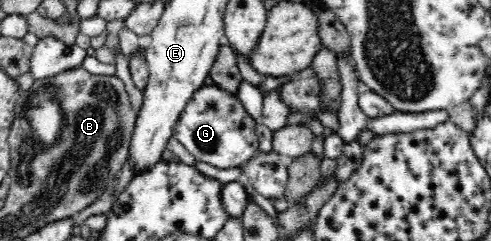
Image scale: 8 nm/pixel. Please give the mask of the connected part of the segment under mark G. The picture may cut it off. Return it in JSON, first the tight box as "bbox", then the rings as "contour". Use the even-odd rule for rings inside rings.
{"bbox":[172,84,260,169],"contour":[[[204,84],[185,105],[172,137],[180,141],[196,161],[204,161],[219,169],[229,169],[241,167],[260,151],[255,125],[255,120],[247,114],[237,96],[215,84]]]}

